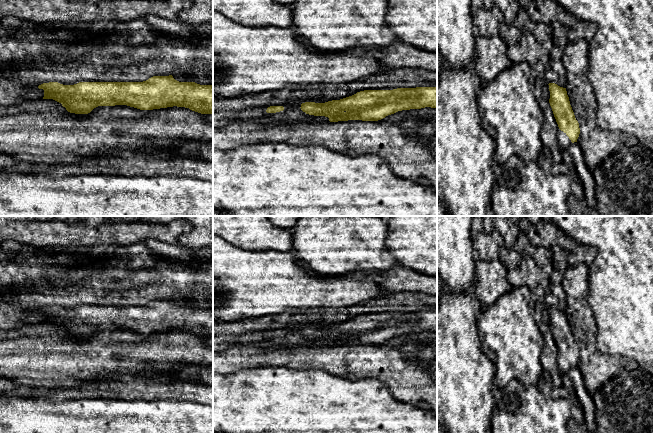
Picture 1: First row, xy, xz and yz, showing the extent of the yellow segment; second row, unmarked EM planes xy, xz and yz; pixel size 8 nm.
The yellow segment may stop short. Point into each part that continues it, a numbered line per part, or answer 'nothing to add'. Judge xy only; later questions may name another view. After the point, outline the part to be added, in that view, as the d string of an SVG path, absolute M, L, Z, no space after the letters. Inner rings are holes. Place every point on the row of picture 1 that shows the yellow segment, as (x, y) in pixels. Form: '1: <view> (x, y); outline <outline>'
nothing to add

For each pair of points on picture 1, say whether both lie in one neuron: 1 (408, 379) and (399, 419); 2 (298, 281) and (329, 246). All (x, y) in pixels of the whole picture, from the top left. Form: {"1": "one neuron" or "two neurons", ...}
{"1": "two neurons", "2": "two neurons"}

